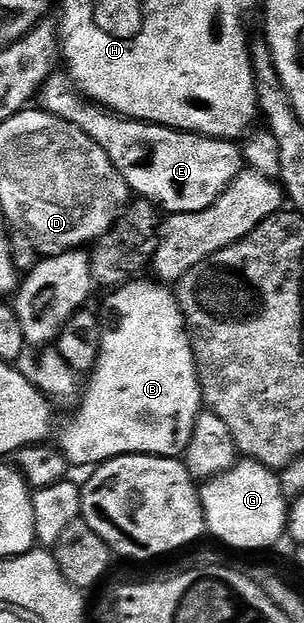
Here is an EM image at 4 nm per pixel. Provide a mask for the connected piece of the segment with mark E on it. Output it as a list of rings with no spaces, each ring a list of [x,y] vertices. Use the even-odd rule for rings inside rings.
[[[59,70],[52,72],[48,80],[44,82],[38,93],[37,104],[42,111],[53,114],[70,124],[76,124],[85,135],[93,138],[93,142],[97,142],[97,146],[105,150],[109,162],[113,162],[121,178],[125,178],[127,187],[132,193],[167,214],[200,212],[213,206],[213,202],[217,202],[217,198],[225,194],[225,190],[245,167],[243,149],[236,141],[198,136],[195,132],[179,132],[176,128],[166,128],[160,124],[145,124],[141,120],[129,120],[126,116],[117,116],[102,108],[101,105],[88,100],[75,87],[71,77]]]

